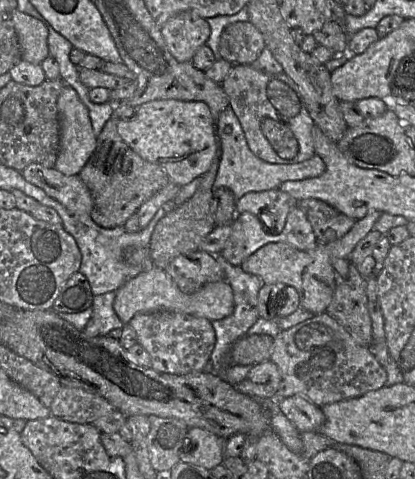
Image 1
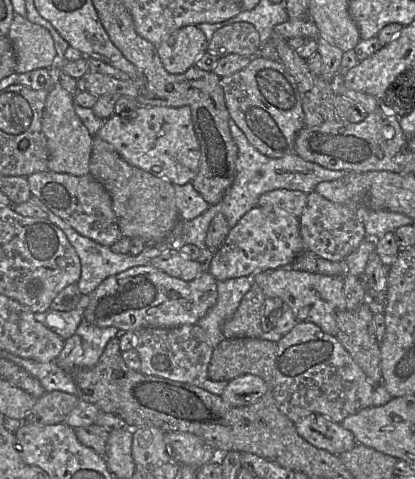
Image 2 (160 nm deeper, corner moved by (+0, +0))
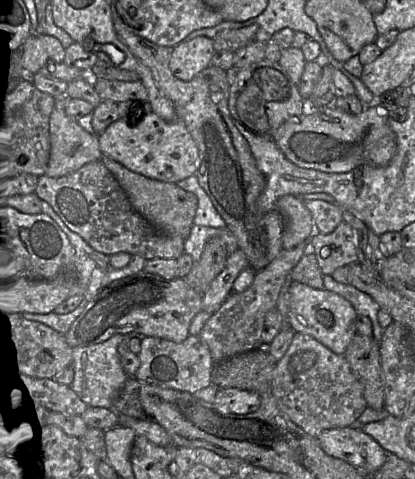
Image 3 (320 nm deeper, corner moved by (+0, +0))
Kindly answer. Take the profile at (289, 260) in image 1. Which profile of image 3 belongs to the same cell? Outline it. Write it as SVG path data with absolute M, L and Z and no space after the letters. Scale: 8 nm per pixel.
M291 281L289 290L288 325L295 332L311 335L338 355L343 355L357 333L356 318L358 313L353 305L344 297L326 290L316 289L307 284Z

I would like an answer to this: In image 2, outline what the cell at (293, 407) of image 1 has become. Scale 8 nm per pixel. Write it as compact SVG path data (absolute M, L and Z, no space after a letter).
M313 413L294 423L298 434L313 446L340 455L354 448L357 444L354 435L346 429L341 420L333 420L322 414Z

